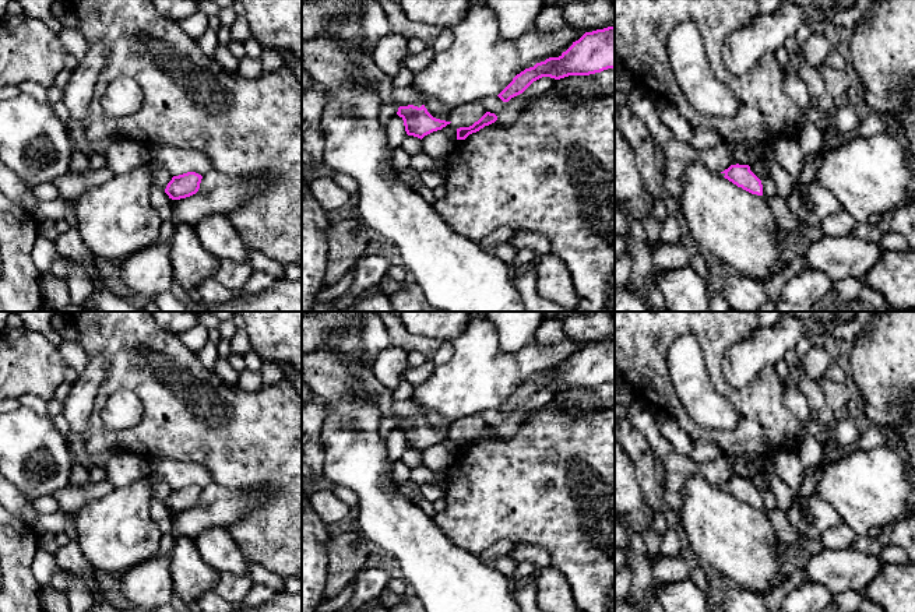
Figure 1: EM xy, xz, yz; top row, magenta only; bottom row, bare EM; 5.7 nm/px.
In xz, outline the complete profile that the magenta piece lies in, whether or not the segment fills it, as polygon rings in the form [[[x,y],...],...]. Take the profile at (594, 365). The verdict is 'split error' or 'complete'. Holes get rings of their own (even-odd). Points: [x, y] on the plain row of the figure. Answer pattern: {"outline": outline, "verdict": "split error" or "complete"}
{"outline": [[[615,340],[585,345],[559,370],[549,370],[525,381],[497,408],[503,415],[522,407],[542,390],[560,393],[615,381]]], "verdict": "complete"}

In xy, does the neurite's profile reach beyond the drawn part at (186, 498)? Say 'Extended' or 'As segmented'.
As segmented

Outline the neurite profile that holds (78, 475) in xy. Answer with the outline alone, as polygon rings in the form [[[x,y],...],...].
[[[74,464],[68,485],[82,485],[85,482],[88,482],[88,467]]]

